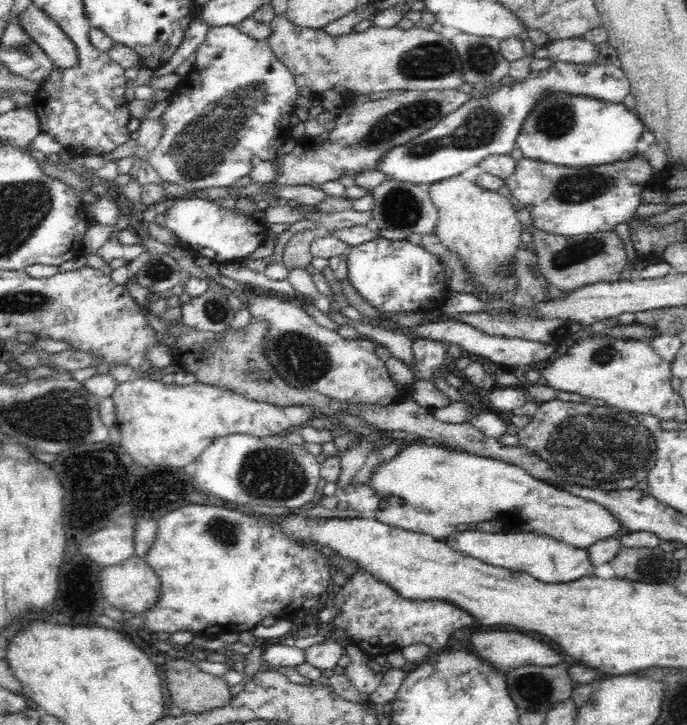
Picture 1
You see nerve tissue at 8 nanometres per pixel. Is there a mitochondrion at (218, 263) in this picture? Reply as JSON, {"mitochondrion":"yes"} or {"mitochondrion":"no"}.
{"mitochondrion":"no"}

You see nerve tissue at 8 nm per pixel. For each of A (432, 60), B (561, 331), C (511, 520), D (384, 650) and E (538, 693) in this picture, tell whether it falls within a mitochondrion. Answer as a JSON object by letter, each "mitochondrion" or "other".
{"A":"mitochondrion","B":"mitochondrion","C":"other","D":"other","E":"mitochondrion"}

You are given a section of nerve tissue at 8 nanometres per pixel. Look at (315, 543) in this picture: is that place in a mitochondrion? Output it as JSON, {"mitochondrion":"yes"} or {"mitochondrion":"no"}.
{"mitochondrion":"no"}

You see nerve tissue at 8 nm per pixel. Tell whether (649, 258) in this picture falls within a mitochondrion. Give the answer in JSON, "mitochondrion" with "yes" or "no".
{"mitochondrion":"no"}

